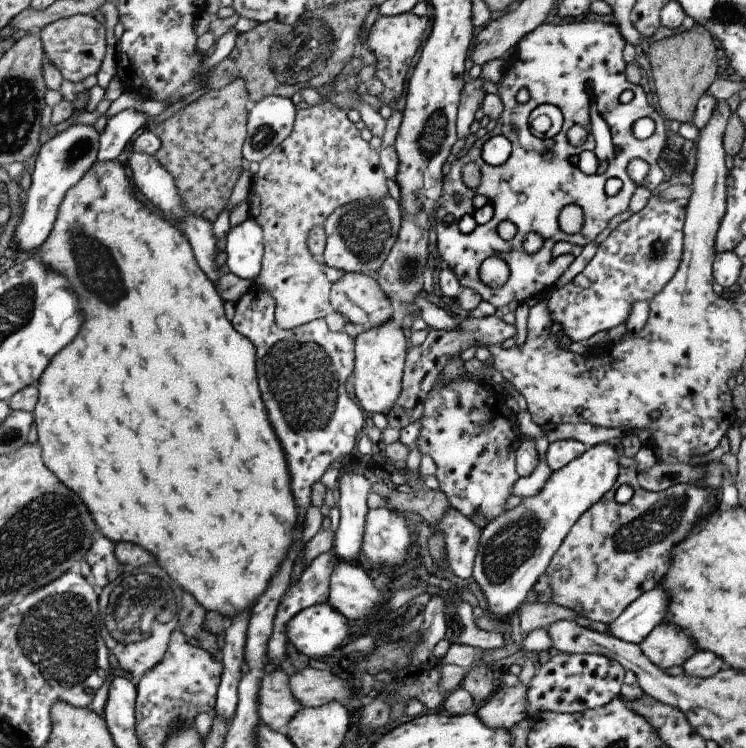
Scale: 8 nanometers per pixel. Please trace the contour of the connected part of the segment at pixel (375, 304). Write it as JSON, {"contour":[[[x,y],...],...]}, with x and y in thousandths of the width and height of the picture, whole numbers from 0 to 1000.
{"contour":[[[461,365],[450,377],[445,378],[441,402],[448,416],[458,418],[466,429],[481,433],[488,443],[509,437],[525,424],[523,400],[497,366]]]}

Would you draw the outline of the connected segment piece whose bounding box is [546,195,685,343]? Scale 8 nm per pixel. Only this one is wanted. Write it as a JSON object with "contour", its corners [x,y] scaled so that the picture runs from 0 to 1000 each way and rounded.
{"contour":[[[874,261],[858,283],[850,285],[820,306],[815,318],[803,326],[798,342],[783,361],[732,400],[740,436],[747,440],[753,456],[784,459],[791,449],[796,449],[804,441],[828,436],[835,428],[842,426],[847,404],[857,401],[871,404],[901,374],[916,341],[918,270],[909,266],[898,270],[887,269],[882,262]]]}

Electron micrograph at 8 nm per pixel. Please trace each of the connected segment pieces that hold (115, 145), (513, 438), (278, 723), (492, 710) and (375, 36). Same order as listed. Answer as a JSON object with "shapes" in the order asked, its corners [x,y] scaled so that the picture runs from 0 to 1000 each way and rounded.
{"shapes":[[[[169,146],[158,150],[155,154],[147,156],[139,170],[139,174],[133,178],[133,199],[130,211],[134,215],[149,215],[157,213],[164,202],[173,197],[180,186],[180,176],[190,170],[197,163],[197,155],[180,148],[178,146]]],[[[611,472],[590,496],[567,540],[566,567],[554,596],[583,618],[583,636],[588,654],[599,663],[601,671],[626,691],[635,684],[646,684],[655,699],[676,682],[676,672],[686,660],[685,652],[697,639],[690,627],[690,604],[697,596],[698,578],[692,552],[678,540],[673,524],[665,523],[651,508],[635,507],[622,493],[617,473]]],[[[375,893],[354,900],[345,940],[347,963],[377,979],[381,977],[386,964],[405,947],[390,928],[387,904]]],[[[698,913],[686,920],[665,922],[662,928],[641,945],[641,959],[654,973],[680,977],[706,957],[705,926],[708,917]]],[[[548,16],[531,21],[509,20],[496,37],[492,64],[505,78],[501,104],[509,106],[515,112],[515,122],[507,128],[512,138],[527,142],[534,131],[542,128],[550,88],[563,71],[568,59],[568,40],[572,35],[576,36],[578,31],[579,28],[571,20],[562,23]]]]}

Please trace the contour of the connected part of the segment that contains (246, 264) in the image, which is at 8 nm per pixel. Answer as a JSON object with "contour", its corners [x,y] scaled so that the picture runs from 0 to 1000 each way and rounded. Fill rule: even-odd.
{"contour":[[[332,291],[312,302],[302,317],[307,360],[322,372],[343,376],[354,337],[351,303],[339,291]]]}

